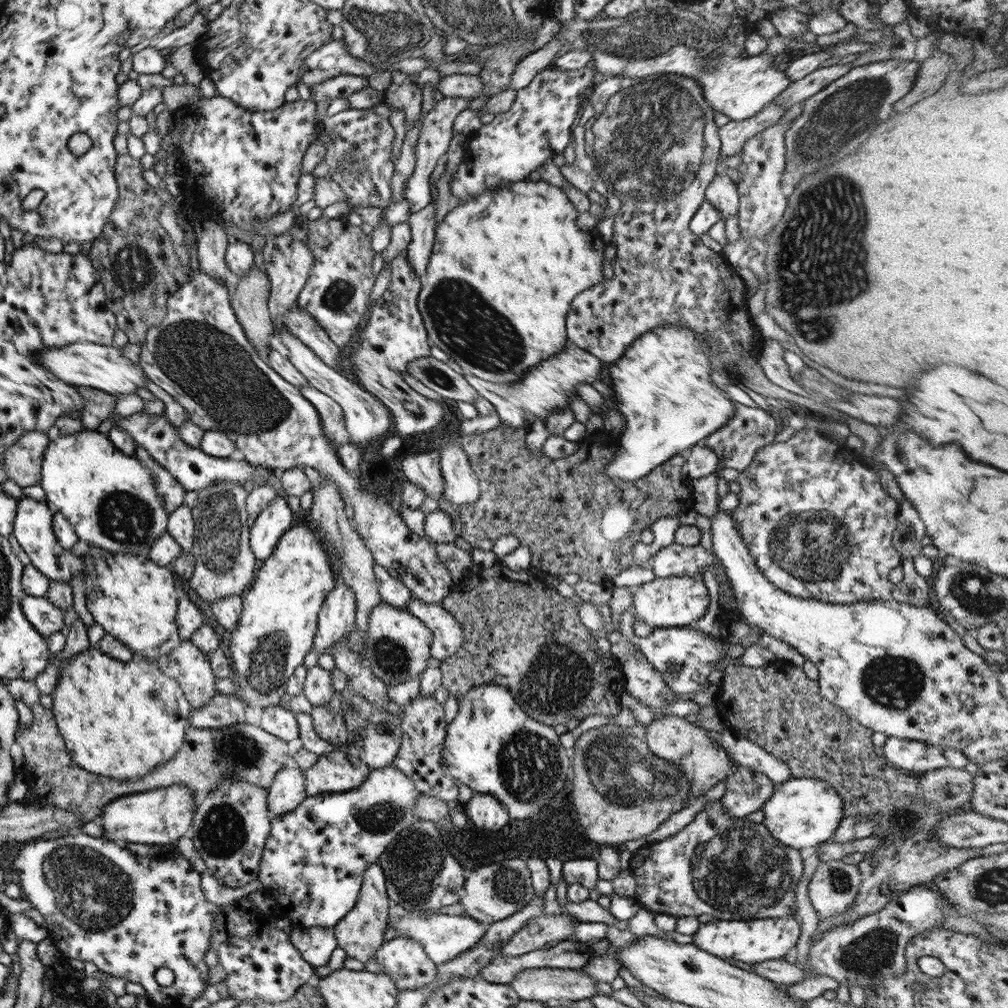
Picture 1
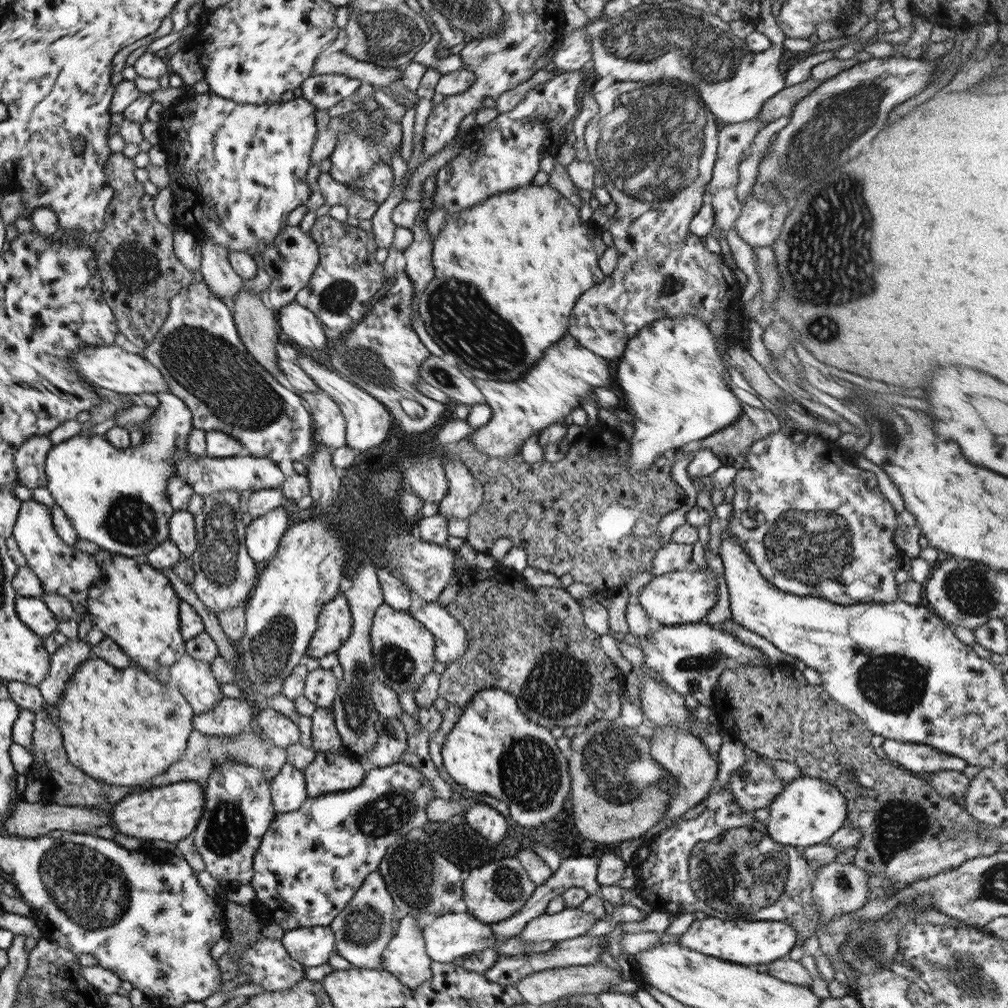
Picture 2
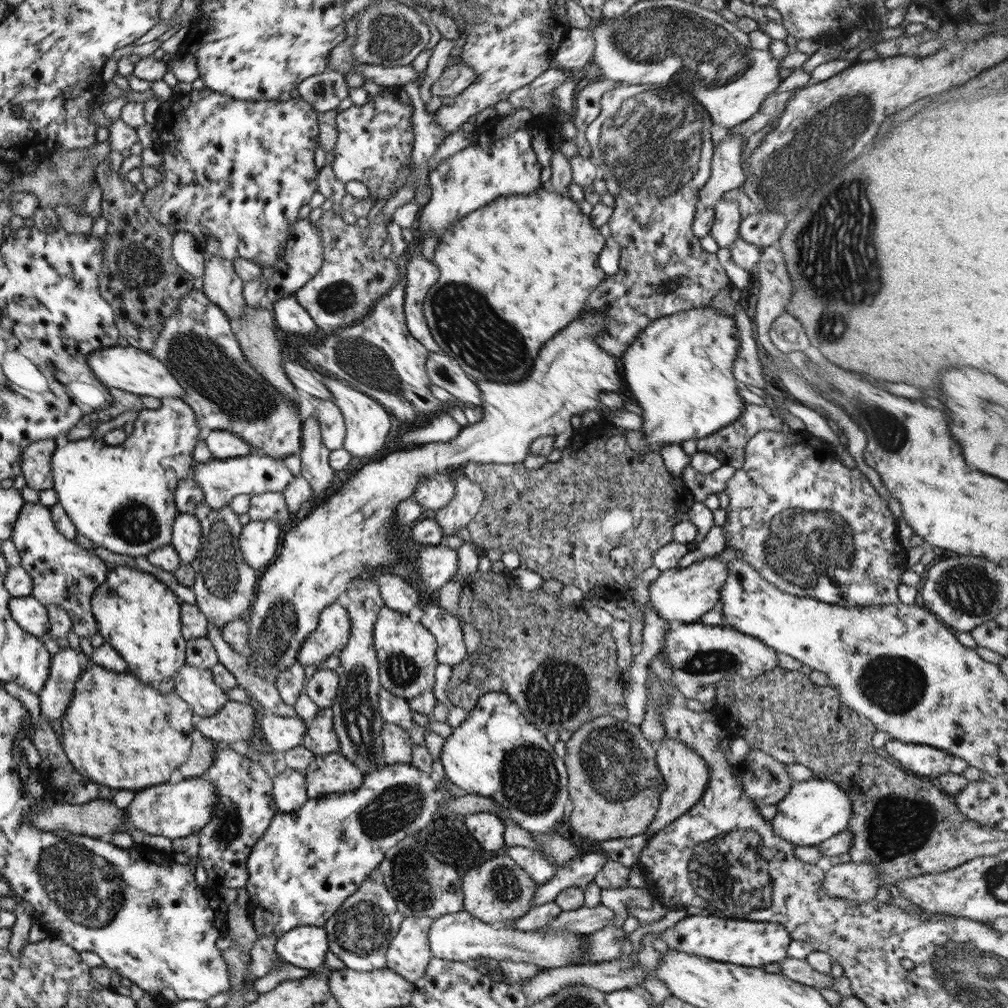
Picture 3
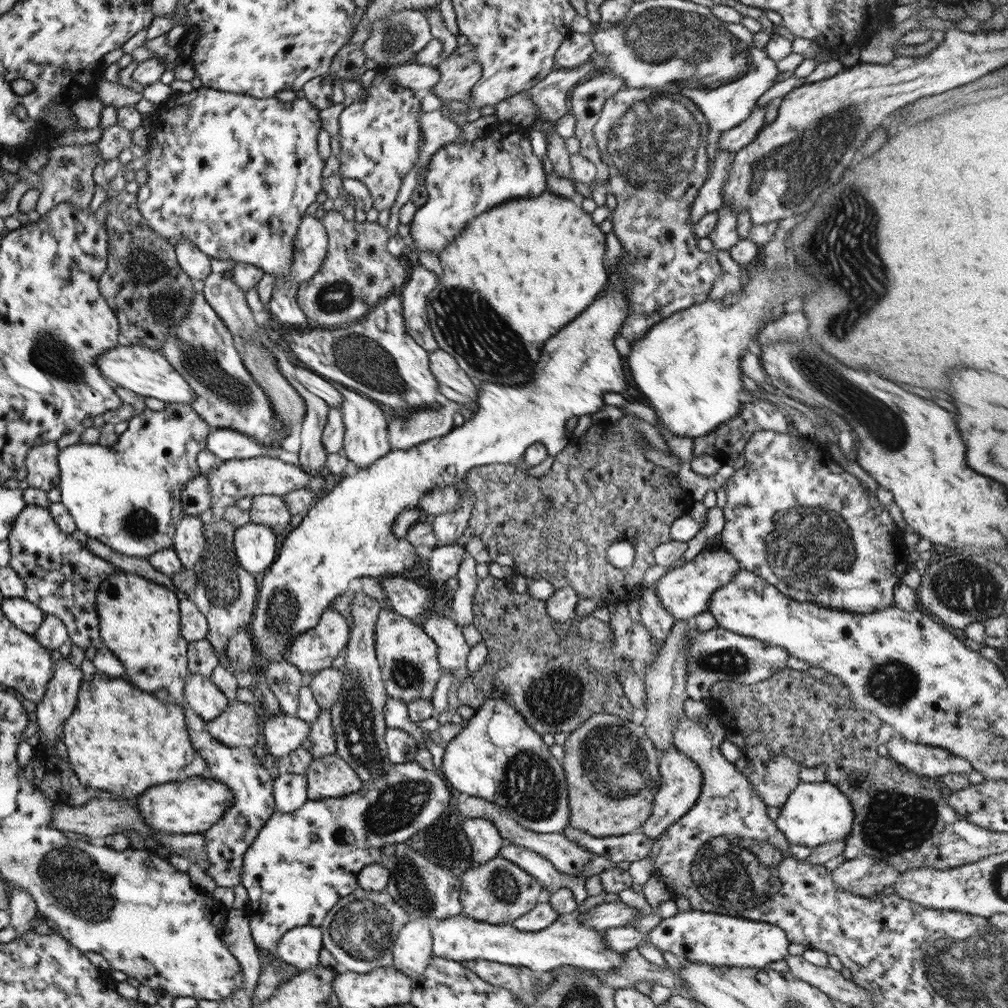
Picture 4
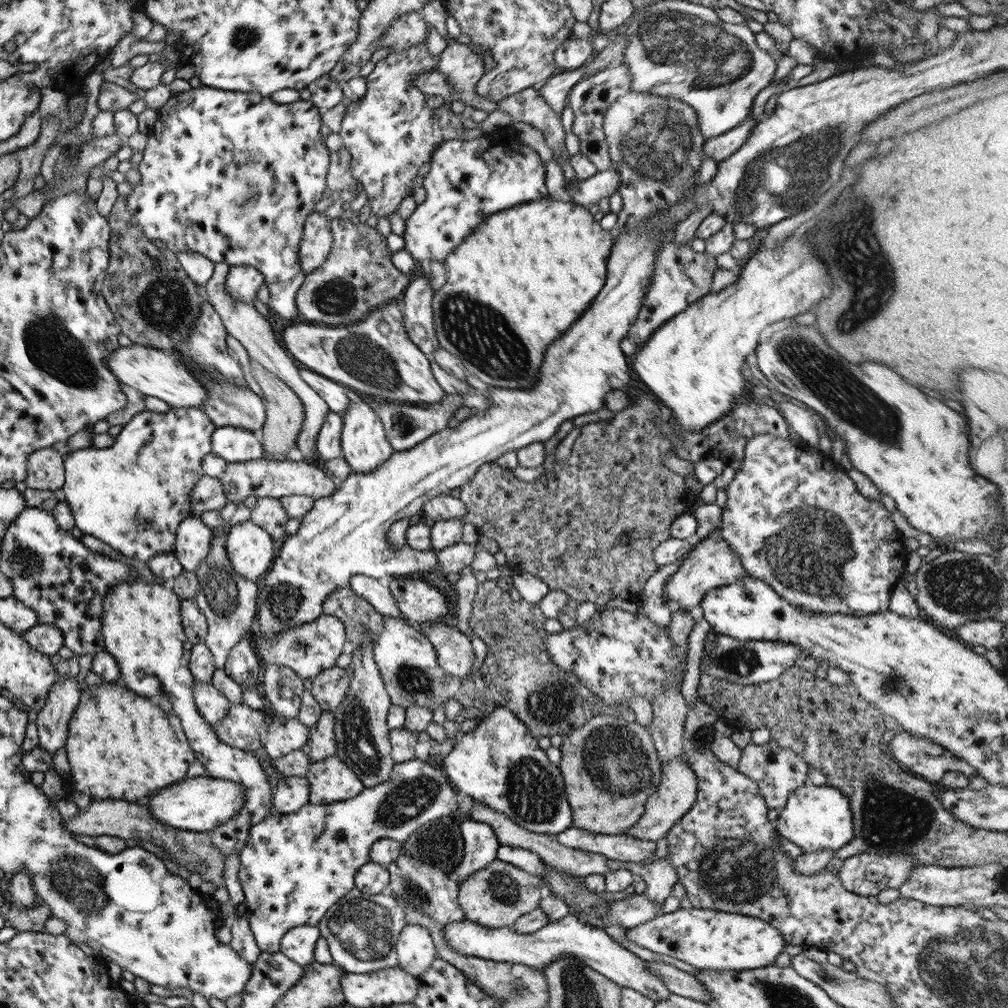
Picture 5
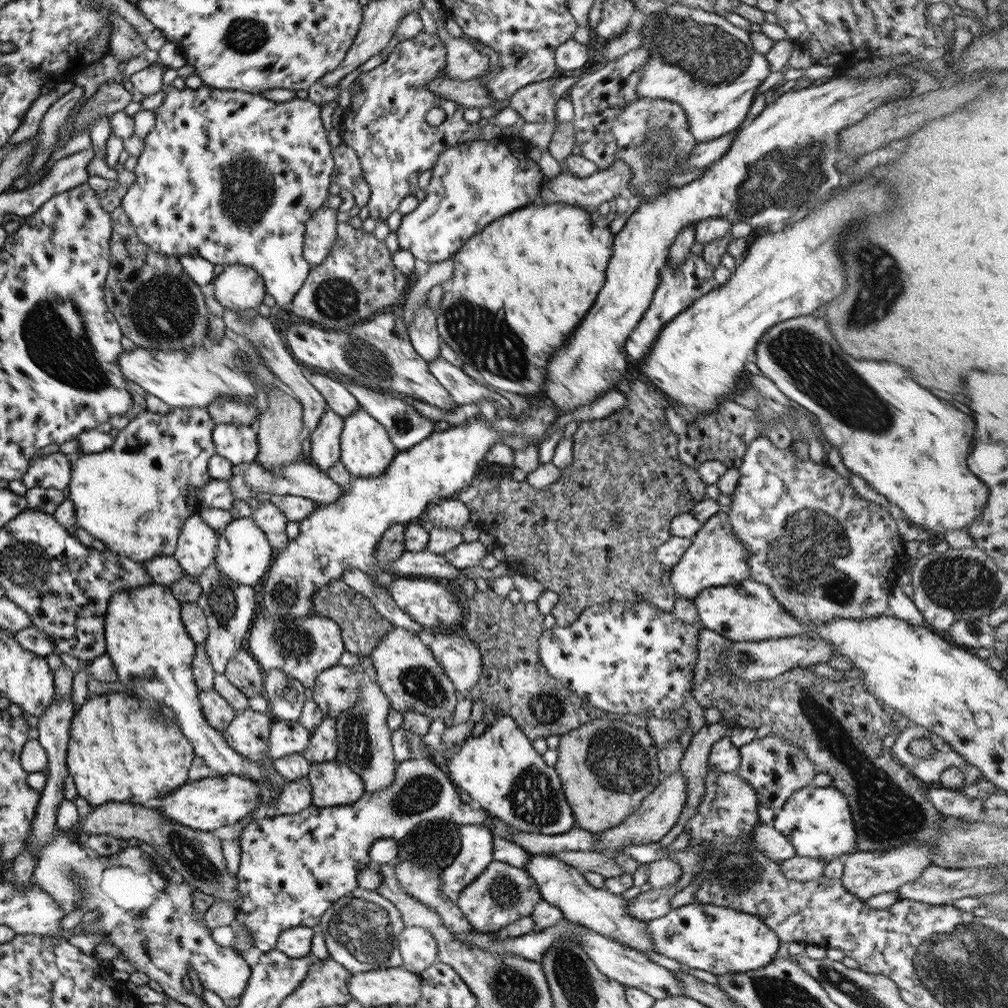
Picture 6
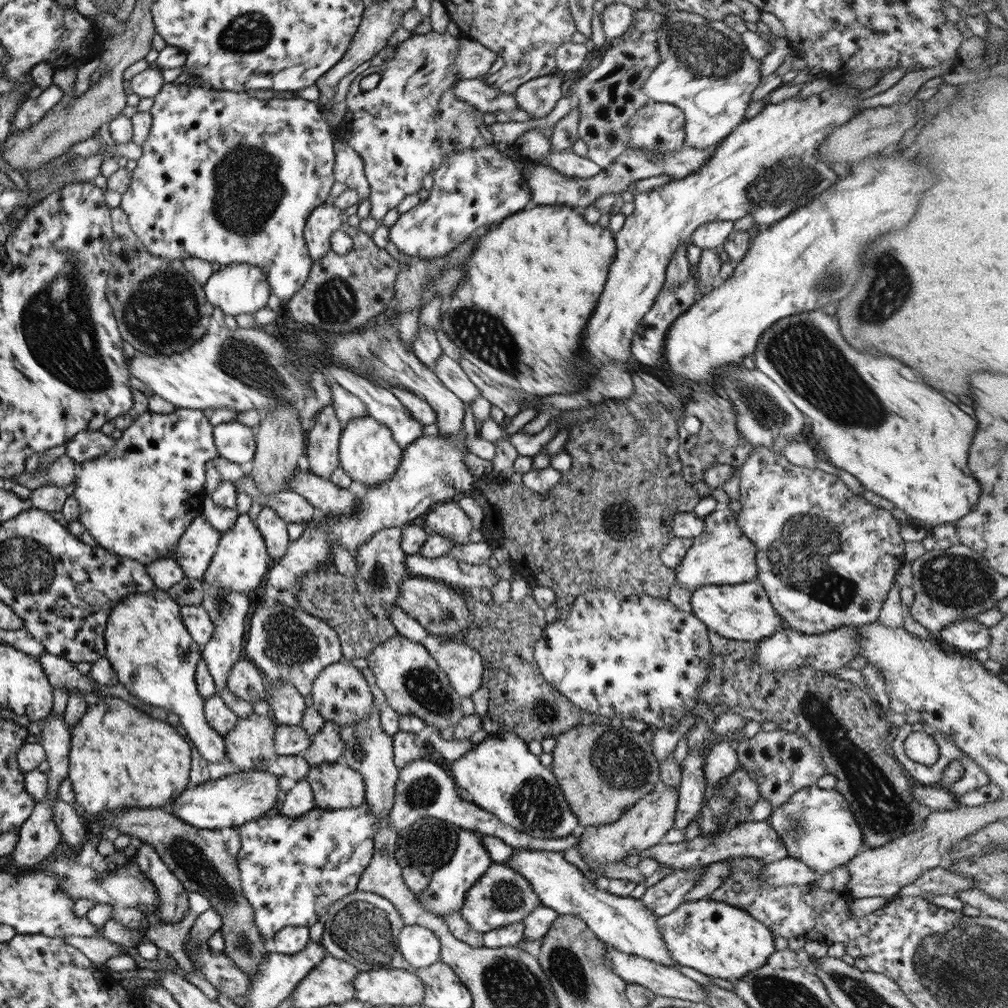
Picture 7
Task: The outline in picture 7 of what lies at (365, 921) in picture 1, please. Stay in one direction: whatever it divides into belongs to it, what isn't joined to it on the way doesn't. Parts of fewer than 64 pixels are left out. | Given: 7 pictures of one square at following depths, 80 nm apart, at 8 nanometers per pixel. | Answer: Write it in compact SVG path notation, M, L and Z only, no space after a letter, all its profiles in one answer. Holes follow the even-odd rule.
M355 890L336 900L328 908L321 921L323 921L323 936L320 944L323 946L326 955L333 956L337 960L343 960L343 962L355 966L357 972L389 968L410 969L397 948L397 936L403 928L402 918L398 910L386 898L372 892Z

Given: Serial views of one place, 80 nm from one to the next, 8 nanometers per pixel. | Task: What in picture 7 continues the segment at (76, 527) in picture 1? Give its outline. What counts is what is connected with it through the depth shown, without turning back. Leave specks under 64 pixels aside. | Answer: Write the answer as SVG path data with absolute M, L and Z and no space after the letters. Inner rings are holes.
M174 409L171 413L158 414L151 411L140 414L125 430L122 430L122 435L119 439L114 441L113 447L105 452L105 455L100 455L91 461L83 462L77 465L77 472L73 484L72 496L78 504L79 513L77 521L83 526L91 538L101 548L109 552L119 555L120 557L127 557L131 560L140 562L147 565L159 558L172 558L175 554L175 547L177 541L187 525L195 516L200 516L202 512L202 500L204 495L204 482L205 482L205 466L209 460L218 457L218 452L215 449L212 439L212 428L214 426L203 416L200 410L191 409Z

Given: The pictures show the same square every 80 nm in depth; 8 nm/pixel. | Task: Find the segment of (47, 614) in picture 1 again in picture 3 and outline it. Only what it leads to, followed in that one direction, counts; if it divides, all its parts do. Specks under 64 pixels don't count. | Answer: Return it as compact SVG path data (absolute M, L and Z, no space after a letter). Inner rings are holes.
M12 597L7 602L7 610L17 626L29 634L43 638L48 627L46 607L35 601L33 597Z

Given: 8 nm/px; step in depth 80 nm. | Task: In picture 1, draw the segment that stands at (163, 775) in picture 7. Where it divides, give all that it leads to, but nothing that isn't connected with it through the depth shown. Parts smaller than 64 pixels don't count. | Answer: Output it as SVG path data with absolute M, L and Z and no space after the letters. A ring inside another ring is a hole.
M88 648L83 652L78 652L66 660L60 662L60 671L58 674L58 681L55 688L50 694L51 697L51 712L56 722L56 728L59 735L64 742L66 753L70 756L70 759L83 770L93 774L99 774L107 778L116 778L117 780L135 780L140 778L141 774L147 774L151 772L156 766L167 762L170 758L173 758L177 752L179 752L183 737L188 725L188 714L193 709L187 702L187 699L182 693L181 687L177 684L174 678L163 675L155 665L155 661L147 660L146 658L135 657L129 659L127 662L119 662L102 652L99 652L96 648Z

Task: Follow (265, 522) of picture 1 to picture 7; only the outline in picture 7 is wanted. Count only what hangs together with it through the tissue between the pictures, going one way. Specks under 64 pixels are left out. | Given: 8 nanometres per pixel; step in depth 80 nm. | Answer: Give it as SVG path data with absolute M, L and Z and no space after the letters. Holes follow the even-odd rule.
M241 514L231 529L220 535L217 548L202 574L201 580L215 584L215 588L223 593L247 593L255 591L271 566L271 557L267 554L263 539L255 529L247 514Z

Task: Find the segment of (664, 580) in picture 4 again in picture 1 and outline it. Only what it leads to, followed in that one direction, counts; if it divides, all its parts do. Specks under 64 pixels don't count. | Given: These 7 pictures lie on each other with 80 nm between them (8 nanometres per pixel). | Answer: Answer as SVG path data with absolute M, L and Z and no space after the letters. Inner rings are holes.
M693 575L657 578L633 589L631 611L635 617L654 628L687 627L699 620L709 606L709 596L702 578Z

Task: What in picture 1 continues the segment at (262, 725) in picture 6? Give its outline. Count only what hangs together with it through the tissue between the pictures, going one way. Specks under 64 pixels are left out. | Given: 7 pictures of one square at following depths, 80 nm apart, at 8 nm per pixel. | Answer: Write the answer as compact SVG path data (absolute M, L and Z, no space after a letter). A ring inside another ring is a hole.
M218 694L210 698L199 708L192 709L188 714L188 725L197 729L221 729L235 725L237 722L245 723L245 704L235 694Z

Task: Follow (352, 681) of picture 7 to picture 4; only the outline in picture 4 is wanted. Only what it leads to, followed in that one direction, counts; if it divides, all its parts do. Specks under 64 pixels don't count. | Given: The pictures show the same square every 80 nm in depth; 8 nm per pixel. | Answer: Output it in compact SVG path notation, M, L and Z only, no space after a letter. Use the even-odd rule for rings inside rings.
M331 666L312 674L308 687L321 709L330 709L335 704L341 690L342 678L341 672Z

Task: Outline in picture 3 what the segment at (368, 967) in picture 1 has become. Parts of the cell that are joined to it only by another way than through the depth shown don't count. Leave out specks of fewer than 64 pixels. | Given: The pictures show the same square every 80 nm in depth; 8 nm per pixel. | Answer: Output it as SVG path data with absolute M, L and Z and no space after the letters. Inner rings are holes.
M403 917L395 937L385 950L385 967L407 982L421 978L432 959L427 940L431 923L429 917Z

